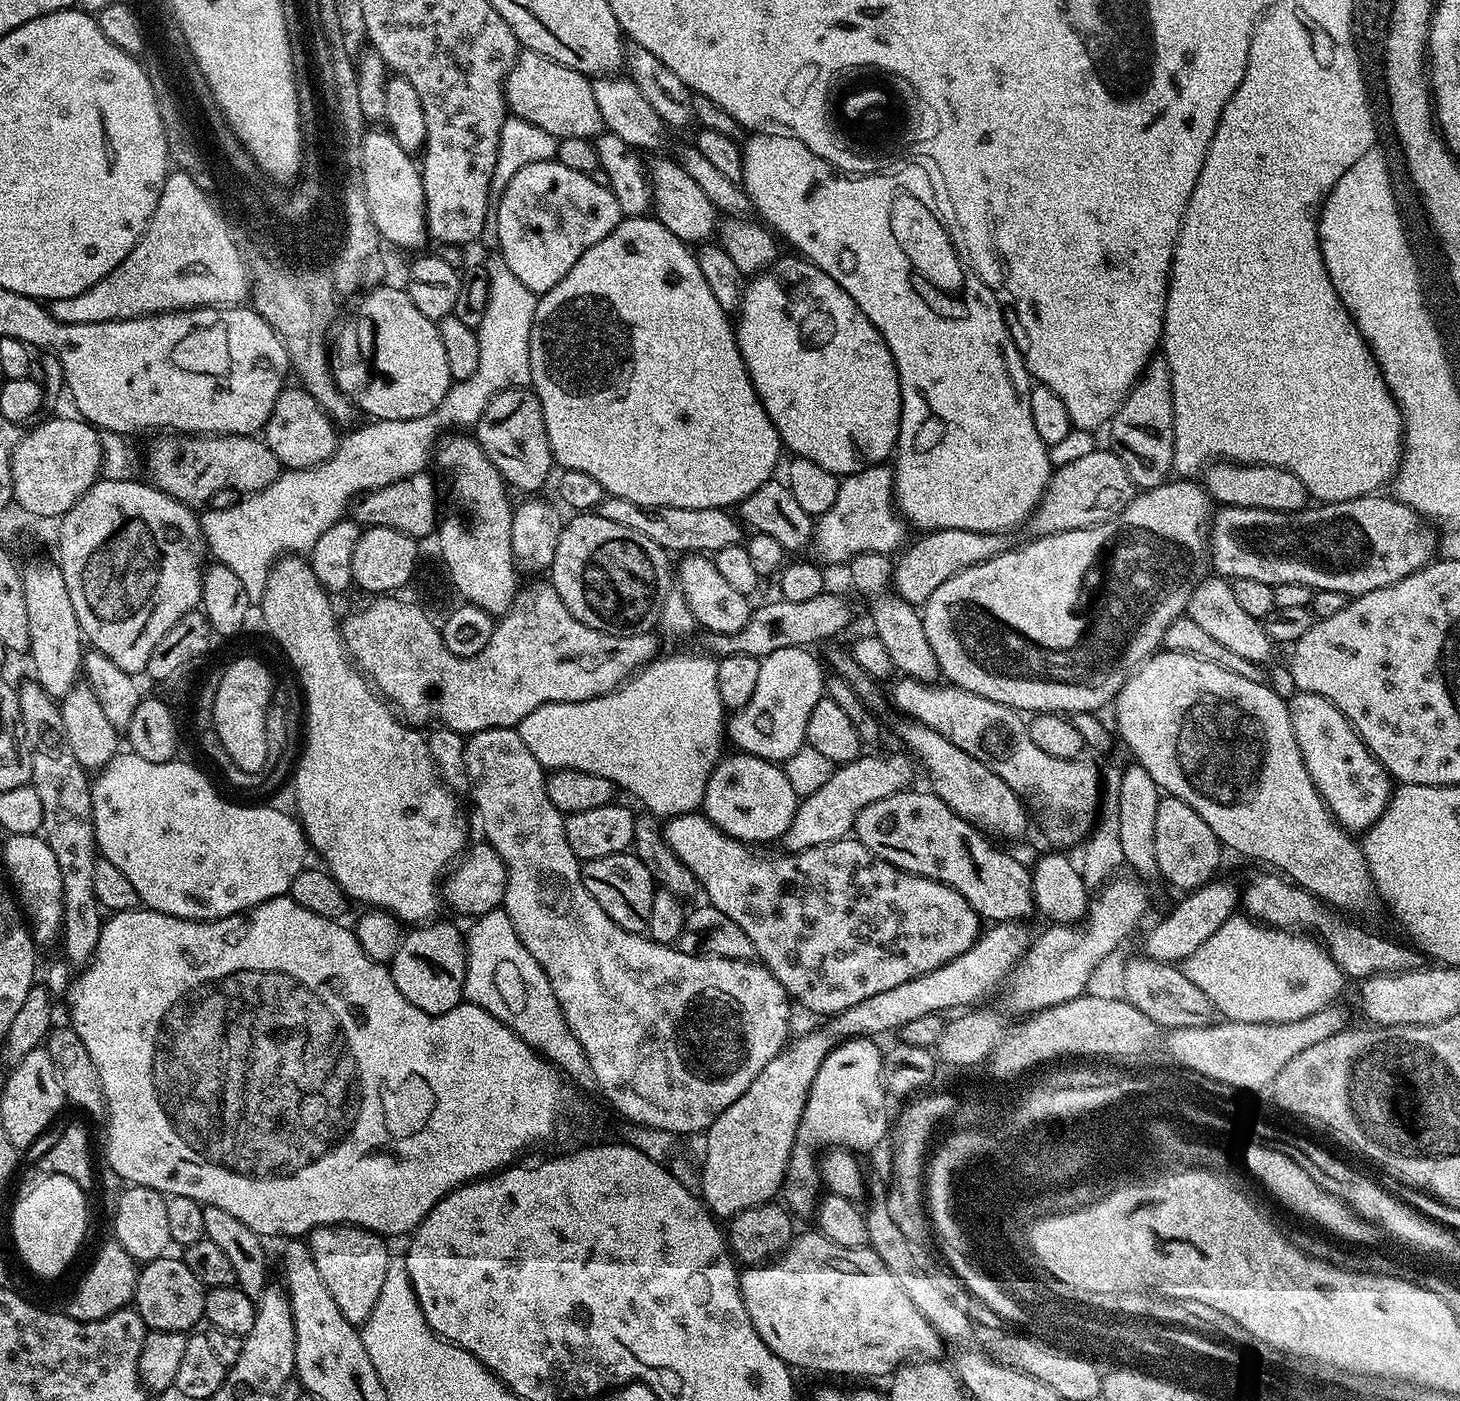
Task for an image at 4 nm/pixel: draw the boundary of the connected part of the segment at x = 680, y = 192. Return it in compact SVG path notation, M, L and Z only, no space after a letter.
M664 154L653 155L646 164L648 185L652 187L655 219L660 220L662 226L670 230L670 234L674 234L689 246L711 241L718 228L716 207L712 205L710 198L706 198L706 193L699 188L698 182L694 182L694 178L690 178L690 174L686 174L686 170L682 170L682 166L675 159L668 157L667 160L660 155Z

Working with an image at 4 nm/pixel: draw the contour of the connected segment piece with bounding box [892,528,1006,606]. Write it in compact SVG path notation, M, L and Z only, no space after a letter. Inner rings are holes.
M938 528L934 532L924 532L921 537L917 544L909 543L899 553L900 561L895 561L892 570L892 588L896 595L917 606L924 605L930 594L934 594L934 590L942 586L942 582L954 578L954 574L999 556L1006 548L1005 537L994 532Z

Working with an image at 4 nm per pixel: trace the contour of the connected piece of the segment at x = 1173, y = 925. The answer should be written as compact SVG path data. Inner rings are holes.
M1220 878L1202 885L1201 888L1189 891L1185 900L1180 900L1172 908L1172 913L1165 920L1160 920L1152 928L1152 933L1144 940L1143 955L1151 960L1160 960L1163 964L1176 964L1190 958L1218 926L1222 926L1231 918L1238 908L1238 892Z

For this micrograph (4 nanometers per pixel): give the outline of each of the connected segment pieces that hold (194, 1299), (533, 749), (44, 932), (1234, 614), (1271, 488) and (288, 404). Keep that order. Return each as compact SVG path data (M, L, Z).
M165 1254L147 1261L136 1273L134 1307L142 1322L154 1332L191 1333L196 1323L204 1320L205 1287L184 1264L183 1259Z
M672 652L669 656L663 656L653 660L651 664L645 664L635 676L628 677L620 687L612 692L607 692L604 696L595 696L582 702L543 704L538 706L538 710L526 714L526 718L522 718L518 726L518 731L522 742L526 742L526 747L530 749L530 754L534 754L534 758L538 758L538 762L546 770L573 768L582 770L586 774L598 774L606 778L611 784L616 785L617 789L624 791L625 788L630 795L637 796L649 808L645 809L653 817L671 818L697 811L704 802L708 776L719 763L723 753L722 744L726 742L726 709L721 701L721 694L718 693L717 661L711 655L703 656L700 652Z
M43 835L8 836L4 844L4 868L8 871L6 877L27 923L33 940L37 945L52 944L61 939L64 926L64 895L62 894L62 873L58 870L58 862L54 859L54 850L45 842Z
M1212 574L1201 580L1190 598L1186 614L1194 622L1198 622L1198 626L1202 626L1202 630L1211 634L1220 645L1226 646L1226 650L1234 650L1238 658L1246 658L1261 666L1267 665L1266 662L1274 651L1273 642L1266 634L1263 623L1250 618L1250 614L1242 610L1242 606L1234 599L1234 590L1227 579Z
M1216 462L1203 473L1202 484L1213 501L1220 506L1234 508L1261 508L1278 512L1301 512L1309 507L1310 497L1306 486L1278 466L1265 464L1238 464Z
M288 386L274 402L274 410L262 430L262 439L270 450L274 450L274 458L278 458L285 469L312 468L334 454L338 443L335 427L332 417L318 406L311 394L299 386Z

